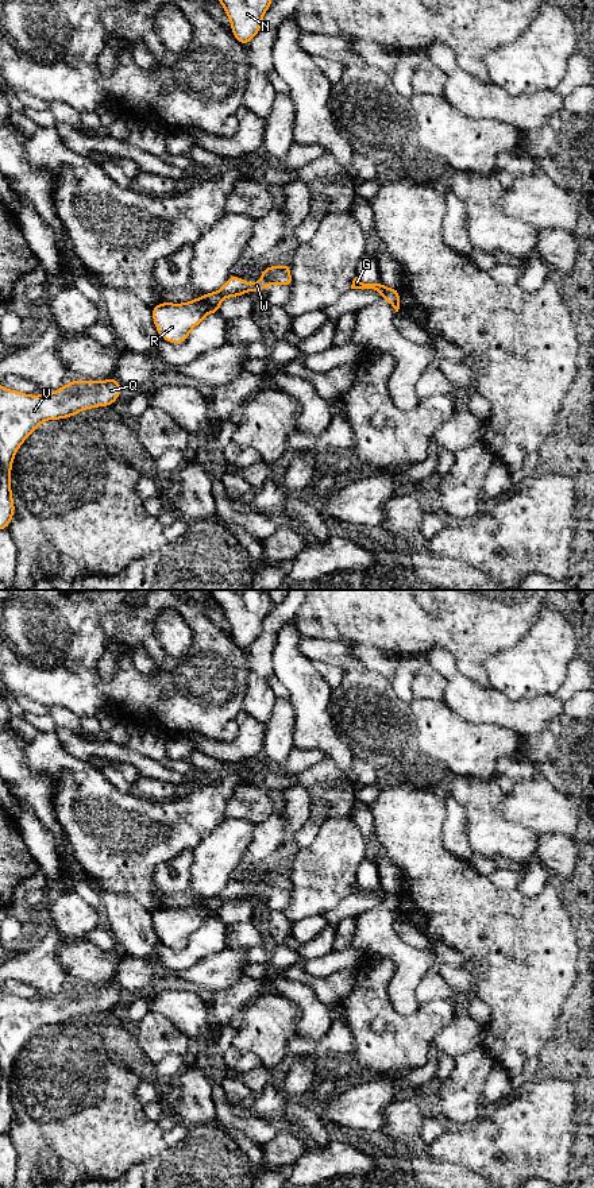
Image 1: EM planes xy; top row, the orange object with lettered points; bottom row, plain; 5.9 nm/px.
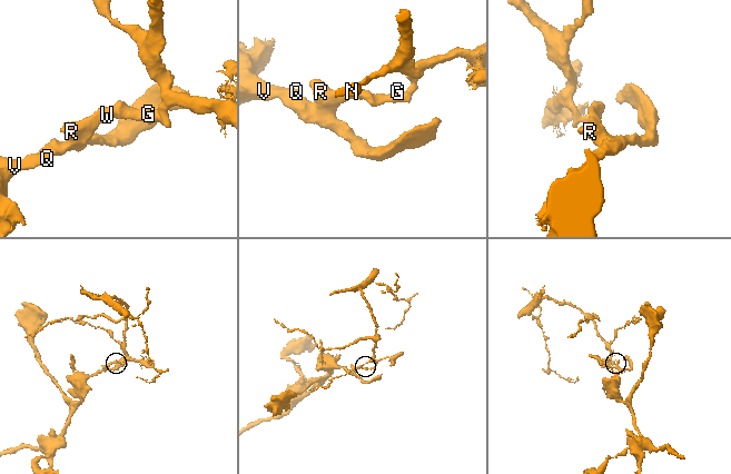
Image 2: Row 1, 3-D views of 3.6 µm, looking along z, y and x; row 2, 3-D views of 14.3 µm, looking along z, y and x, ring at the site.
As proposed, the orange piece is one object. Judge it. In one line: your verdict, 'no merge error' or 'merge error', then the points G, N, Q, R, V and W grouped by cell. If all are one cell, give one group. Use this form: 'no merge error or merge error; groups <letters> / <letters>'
merge error; groups G Q R V W / N

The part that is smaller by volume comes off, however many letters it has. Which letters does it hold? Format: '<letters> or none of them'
N

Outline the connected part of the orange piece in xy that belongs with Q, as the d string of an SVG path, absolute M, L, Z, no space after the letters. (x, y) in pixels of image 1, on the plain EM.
M115 983L94 987L77 984L53 998L39 1000L4 994L0 990L0 1134L8 1134L15 1118L11 1073L23 1046L46 1025L68 1023L85 1014L111 1011L120 1002L120 994L122 990Z

